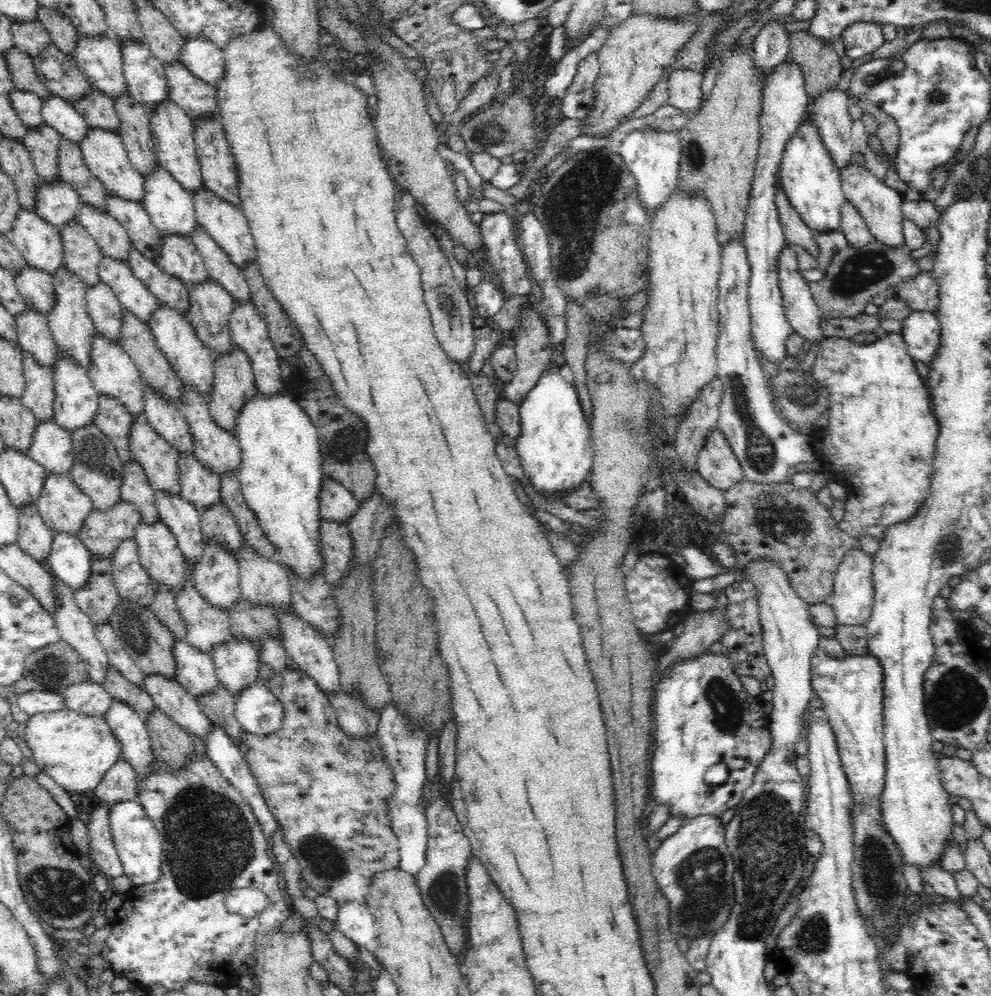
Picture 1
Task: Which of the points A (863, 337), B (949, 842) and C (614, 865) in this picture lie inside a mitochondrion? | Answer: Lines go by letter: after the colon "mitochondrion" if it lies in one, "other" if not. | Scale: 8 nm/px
A: other
B: other
C: other

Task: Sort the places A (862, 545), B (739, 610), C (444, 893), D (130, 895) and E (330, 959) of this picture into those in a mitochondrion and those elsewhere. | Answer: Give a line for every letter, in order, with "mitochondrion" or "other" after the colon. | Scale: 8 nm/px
A: other
B: other
C: mitochondrion
D: other
E: other

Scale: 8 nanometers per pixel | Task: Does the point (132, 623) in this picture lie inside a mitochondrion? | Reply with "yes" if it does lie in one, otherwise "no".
yes

